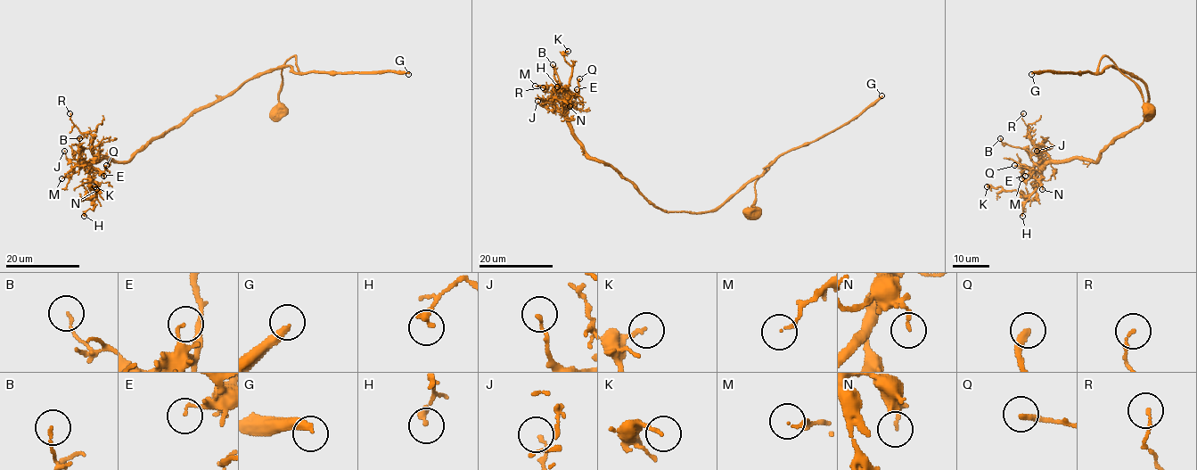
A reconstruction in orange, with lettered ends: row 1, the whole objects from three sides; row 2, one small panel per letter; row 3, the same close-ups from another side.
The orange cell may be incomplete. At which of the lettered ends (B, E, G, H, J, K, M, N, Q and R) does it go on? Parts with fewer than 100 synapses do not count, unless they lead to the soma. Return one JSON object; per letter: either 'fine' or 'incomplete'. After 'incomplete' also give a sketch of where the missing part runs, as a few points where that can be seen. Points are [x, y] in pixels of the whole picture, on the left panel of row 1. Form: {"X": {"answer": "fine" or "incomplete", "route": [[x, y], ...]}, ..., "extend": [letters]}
{"B": {"answer": "fine"}, "E": {"answer": "fine"}, "G": {"answer": "incomplete"}, "H": {"answer": "fine"}, "J": {"answer": "fine"}, "K": {"answer": "fine"}, "M": {"answer": "fine"}, "N": {"answer": "fine"}, "Q": {"answer": "fine"}, "R": {"answer": "fine"}, "extend": ["G"]}

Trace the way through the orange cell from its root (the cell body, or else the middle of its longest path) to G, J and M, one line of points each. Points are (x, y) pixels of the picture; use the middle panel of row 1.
G: (752, 213), (754, 182), (768, 165), (780, 155), (808, 145), (848, 123), (881, 95)
J: (752, 213), (754, 179), (707, 211), (658, 209), (610, 166), (593, 159), (559, 111), (546, 110), (537, 101)
M: (752, 213), (754, 179), (707, 211), (658, 209), (610, 166), (586, 152), (564, 113), (562, 87), (535, 86)

